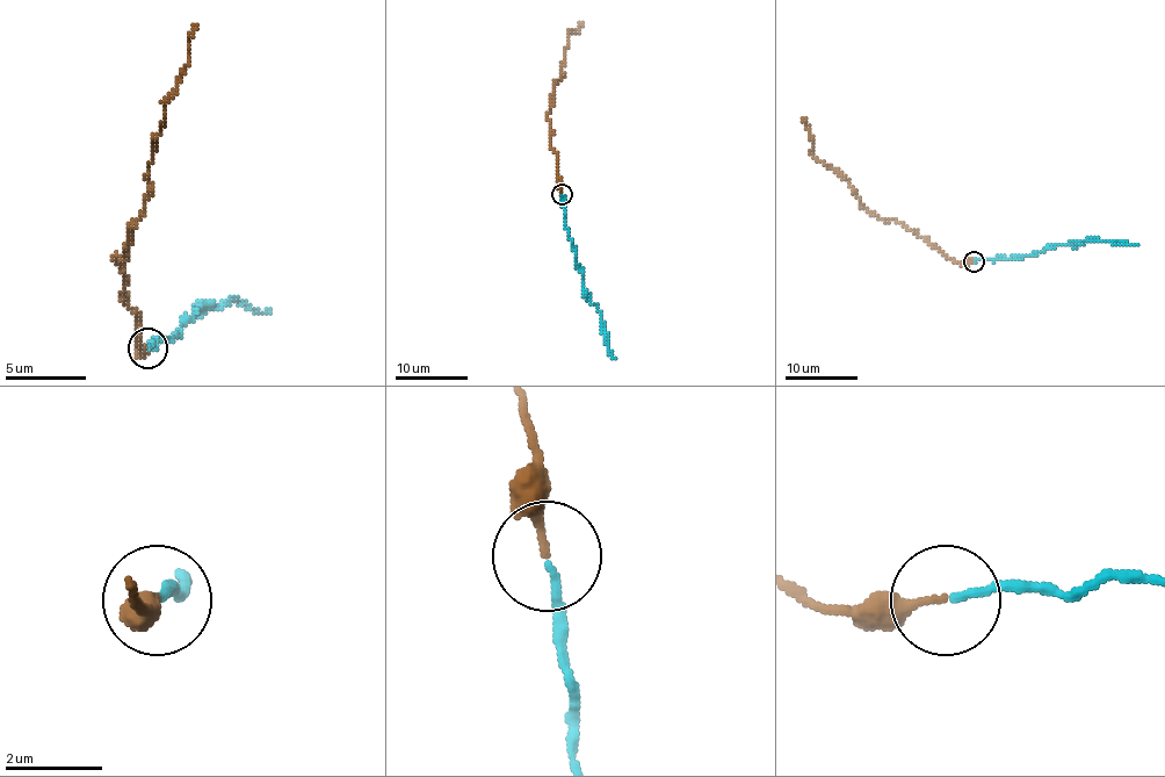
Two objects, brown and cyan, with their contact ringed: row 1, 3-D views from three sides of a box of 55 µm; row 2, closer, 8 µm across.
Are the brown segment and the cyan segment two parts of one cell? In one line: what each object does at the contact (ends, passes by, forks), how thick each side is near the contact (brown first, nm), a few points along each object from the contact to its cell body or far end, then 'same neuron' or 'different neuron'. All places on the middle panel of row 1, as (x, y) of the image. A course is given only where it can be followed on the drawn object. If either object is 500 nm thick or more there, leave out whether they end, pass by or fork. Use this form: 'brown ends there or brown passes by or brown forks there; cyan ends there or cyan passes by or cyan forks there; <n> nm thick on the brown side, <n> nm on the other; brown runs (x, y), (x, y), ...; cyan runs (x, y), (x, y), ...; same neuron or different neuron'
brown ends there; cyan ends there; 160 nm thick on the brown side, 130 nm on the other; brown runs (562, 195), (558, 157), (551, 148), (551, 124), (548, 119), (569, 33), (577, 33), (584, 23); cyan runs (562, 195), (584, 294), (598, 308), (607, 350), (616, 359); same neuron

